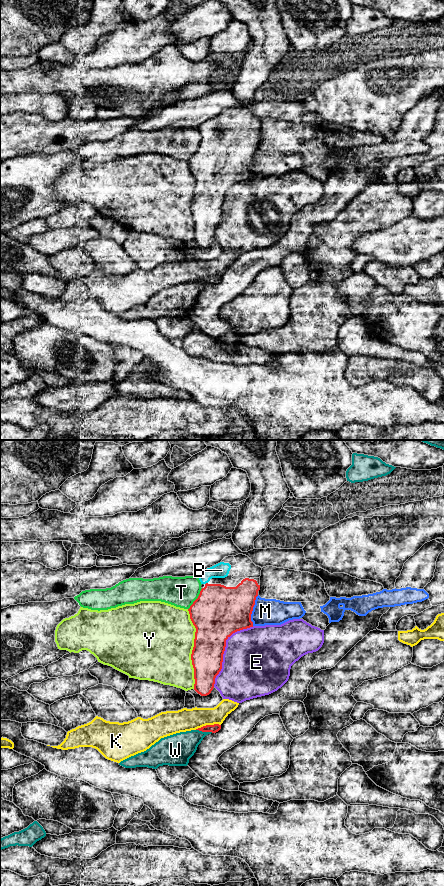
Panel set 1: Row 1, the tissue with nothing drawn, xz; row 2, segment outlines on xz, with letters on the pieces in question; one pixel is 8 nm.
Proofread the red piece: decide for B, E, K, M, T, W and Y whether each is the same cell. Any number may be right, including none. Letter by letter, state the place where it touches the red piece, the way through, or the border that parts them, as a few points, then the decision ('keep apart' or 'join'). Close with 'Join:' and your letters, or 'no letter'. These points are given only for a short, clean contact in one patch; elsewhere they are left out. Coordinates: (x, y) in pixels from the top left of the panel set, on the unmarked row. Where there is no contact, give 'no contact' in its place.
B: xz (206, 135) | across xz (219, 163), (206, 135), (213, 124), (221, 122) | join
E: xz (224, 202) | keep apart
K: xz (207, 277) | along xz (220, 276), (206, 276), (195, 281) | keep apart
M: xz (252, 162) | keep apart
T: xz (196, 151) | along xz (202, 140), (198, 149), (188, 161) | keep apart
W: xz (204, 283) | along xz (196, 281), (212, 284) | keep apart
Y: xz (193, 201) | keep apart
Join: B

